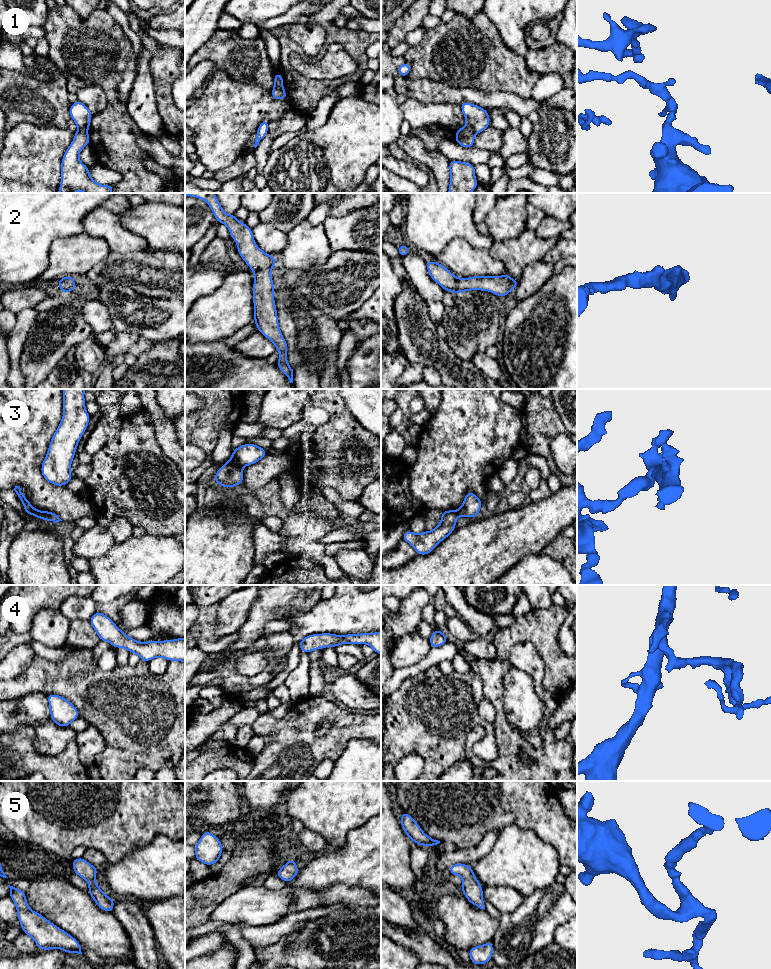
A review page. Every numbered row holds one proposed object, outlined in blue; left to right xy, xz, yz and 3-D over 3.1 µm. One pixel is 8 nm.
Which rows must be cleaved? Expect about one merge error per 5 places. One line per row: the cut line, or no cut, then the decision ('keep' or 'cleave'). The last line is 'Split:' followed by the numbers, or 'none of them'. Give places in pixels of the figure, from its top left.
1: yz (465, 125), (475, 133) | cleave
2: no cut | keep
3: xz (227, 462), (241, 468) | cleave
4: no cut | keep
5: no cut | keep
Split: 1, 3

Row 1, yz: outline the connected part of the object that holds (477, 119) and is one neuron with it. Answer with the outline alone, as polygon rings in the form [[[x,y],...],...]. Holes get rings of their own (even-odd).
[[[462,102],[460,108],[466,120],[465,126],[469,127],[475,134],[489,127],[490,116],[487,110],[469,102]]]

